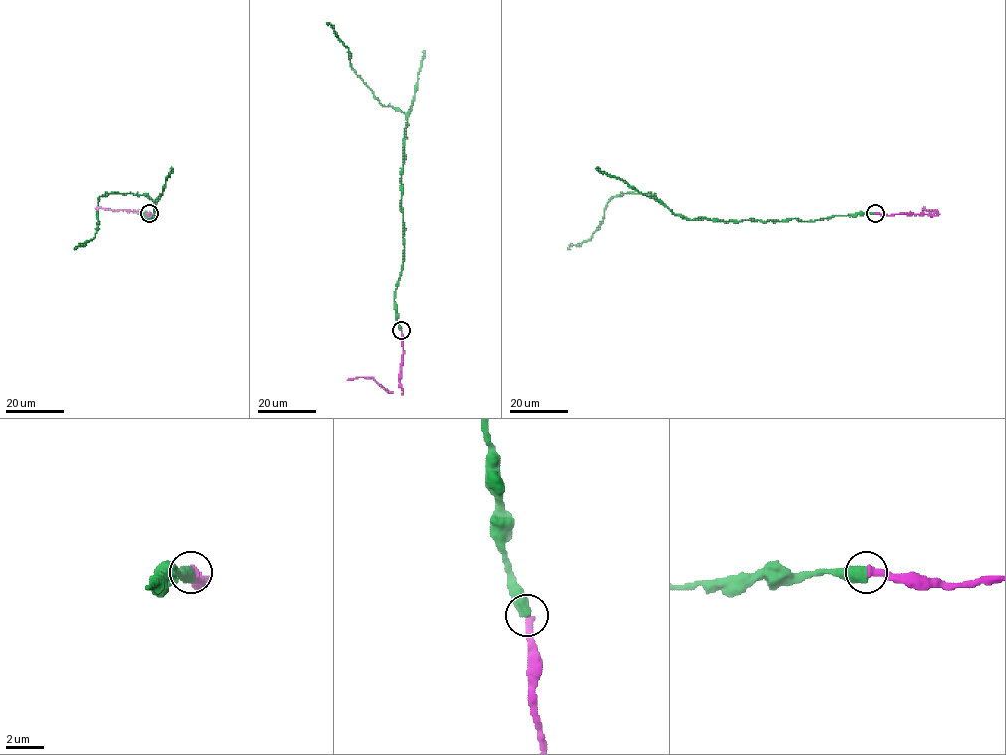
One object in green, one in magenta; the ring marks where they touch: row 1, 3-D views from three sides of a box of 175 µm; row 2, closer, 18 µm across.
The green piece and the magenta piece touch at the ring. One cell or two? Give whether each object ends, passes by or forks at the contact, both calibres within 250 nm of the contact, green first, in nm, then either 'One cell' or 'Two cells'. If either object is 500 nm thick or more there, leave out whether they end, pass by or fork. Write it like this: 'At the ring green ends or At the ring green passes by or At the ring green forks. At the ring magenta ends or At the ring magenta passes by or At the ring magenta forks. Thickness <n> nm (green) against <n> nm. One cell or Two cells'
Thickness 550 nm (green) against 400 nm. One cell

